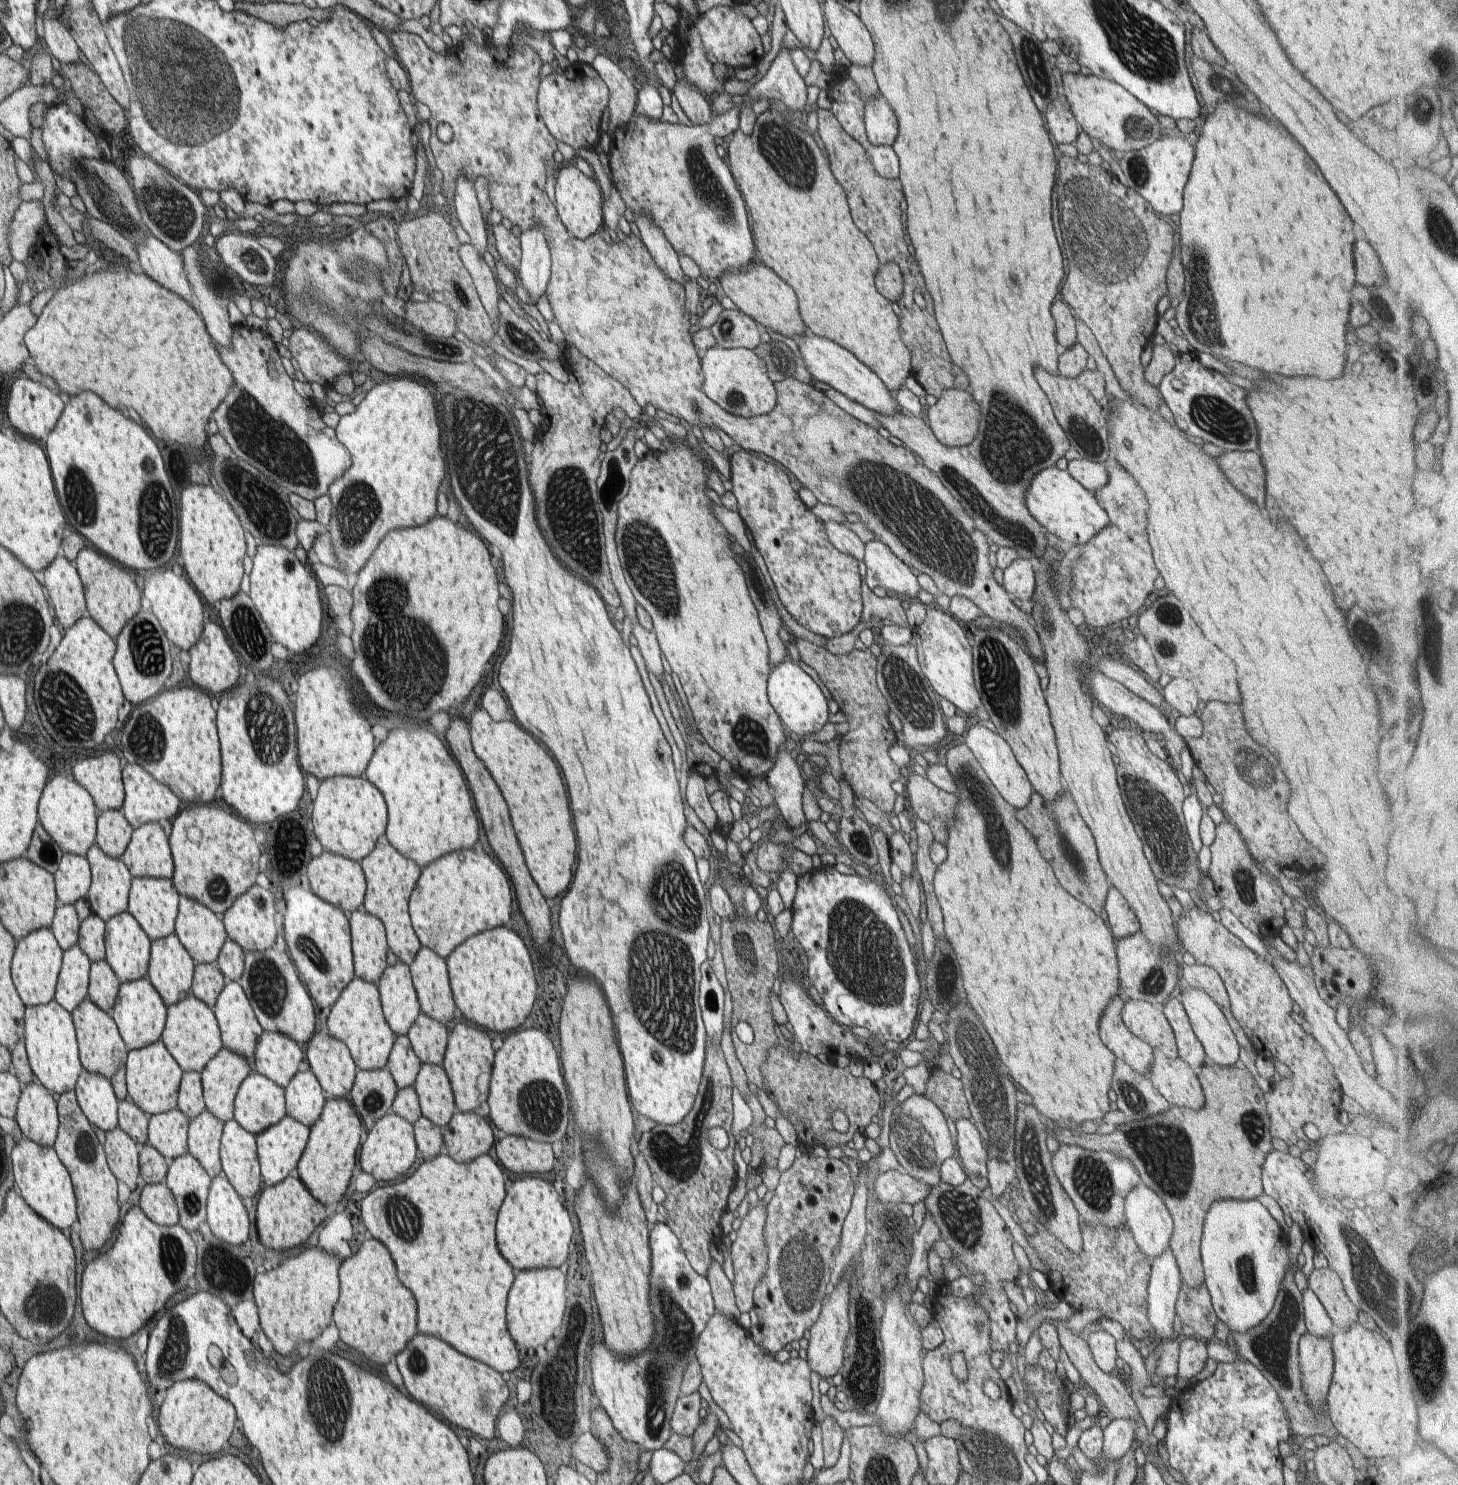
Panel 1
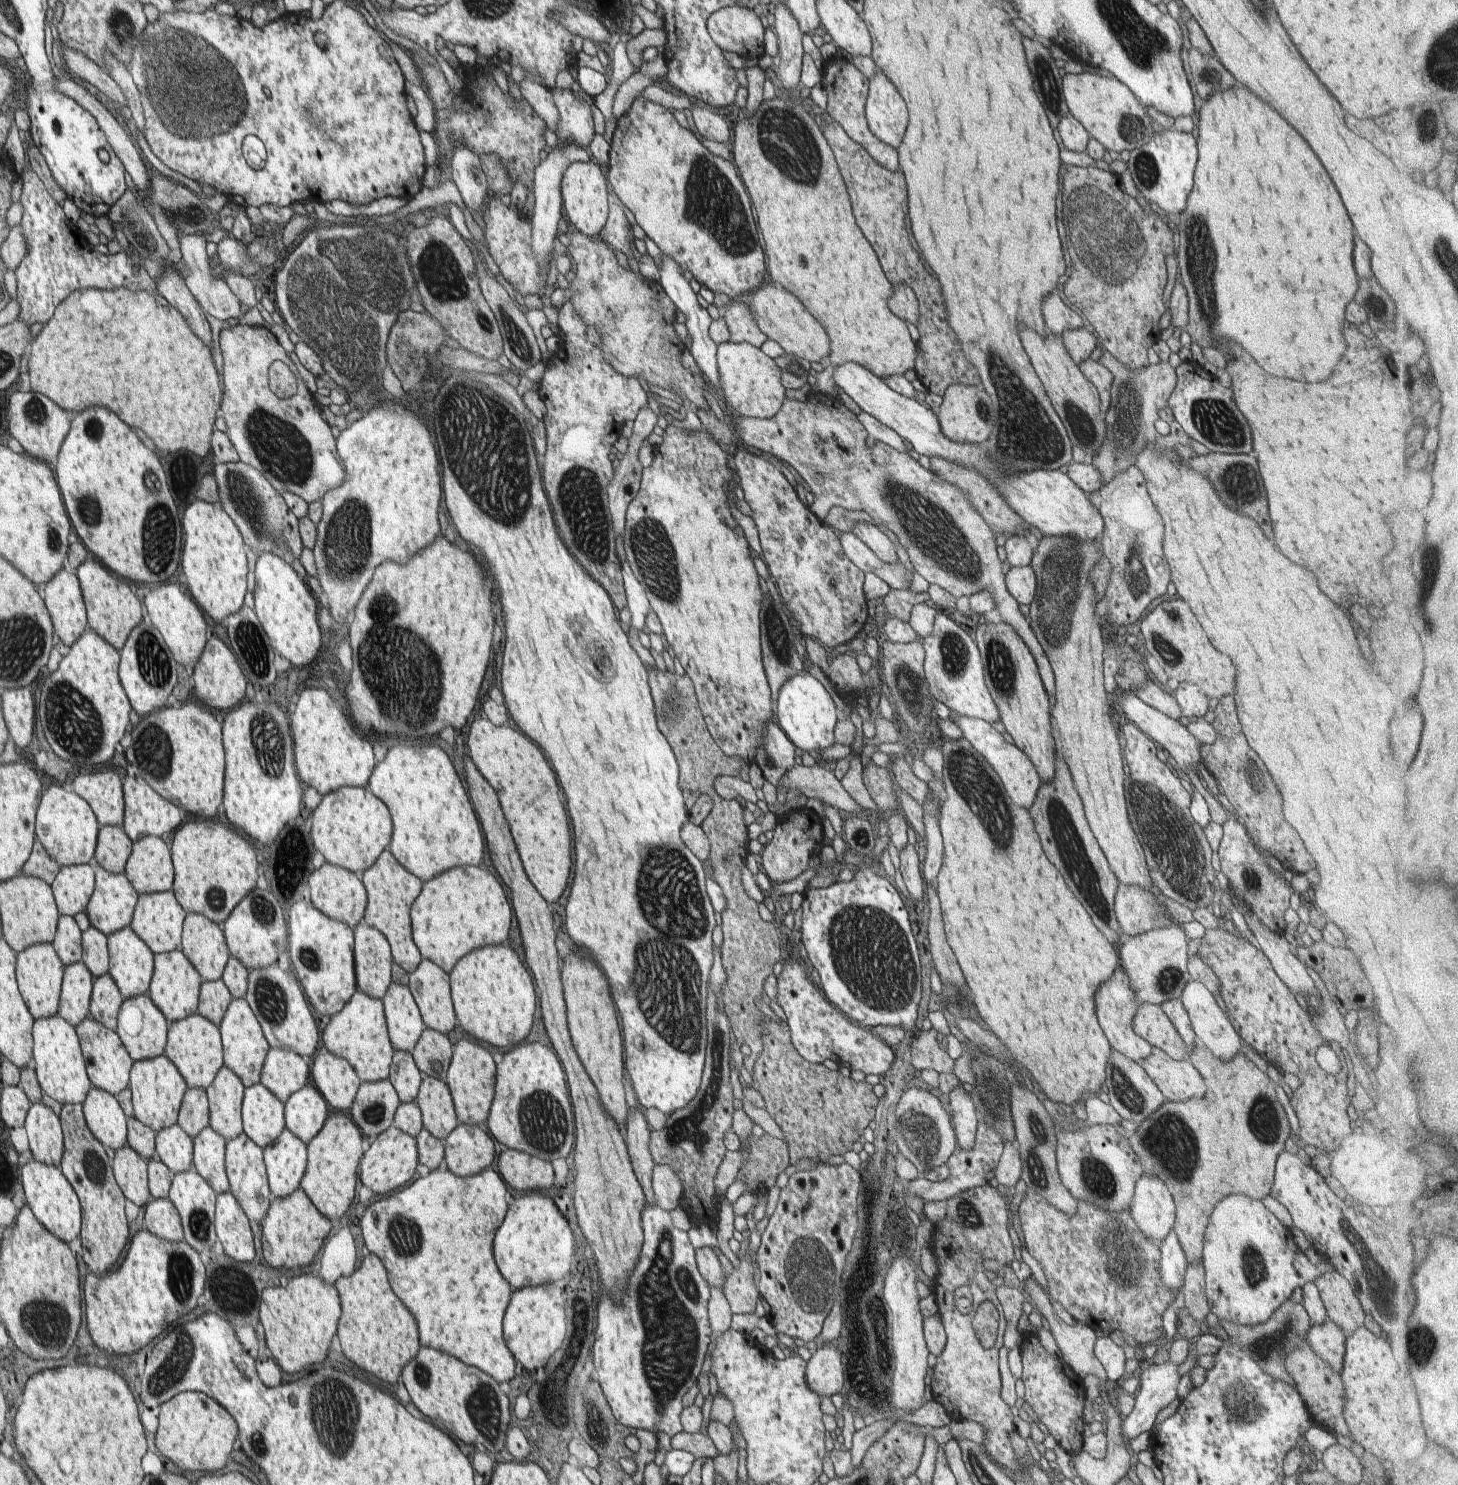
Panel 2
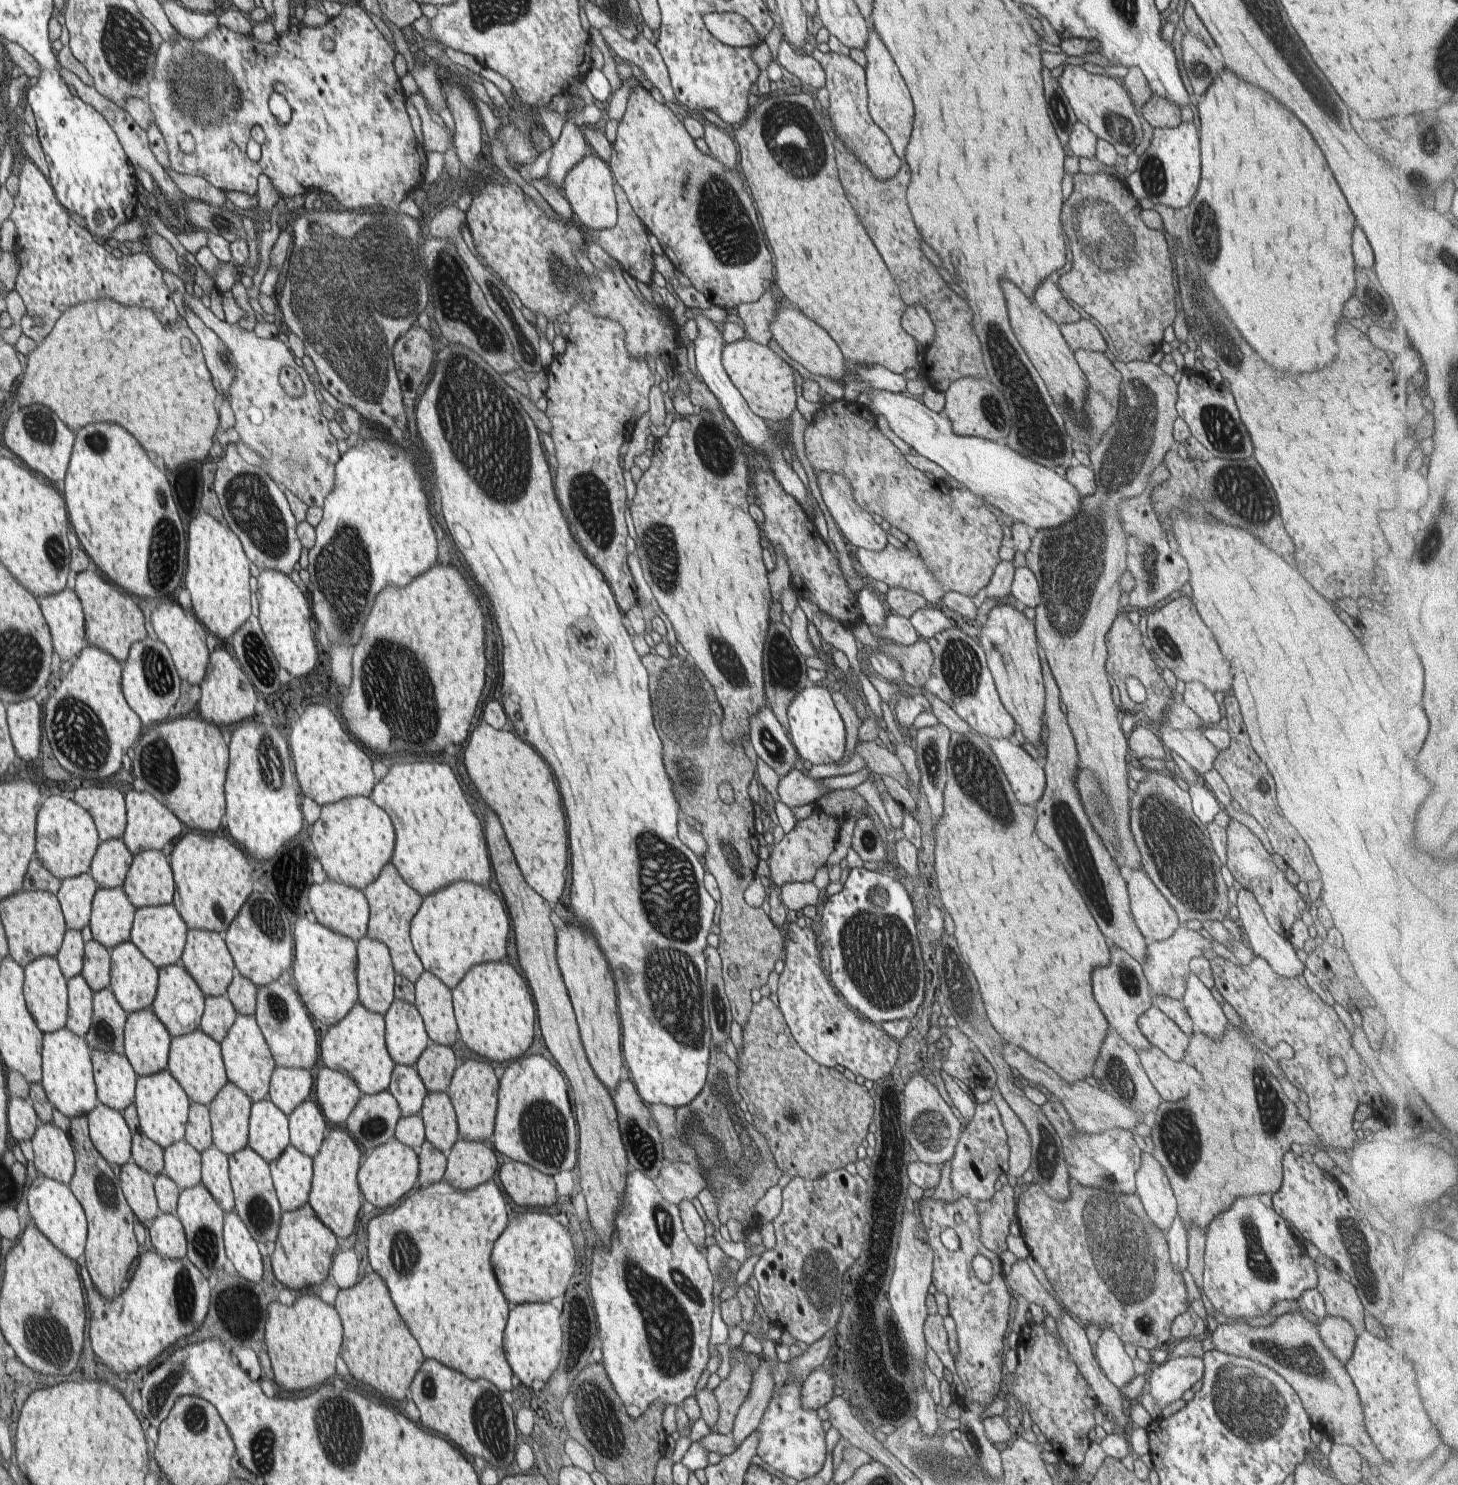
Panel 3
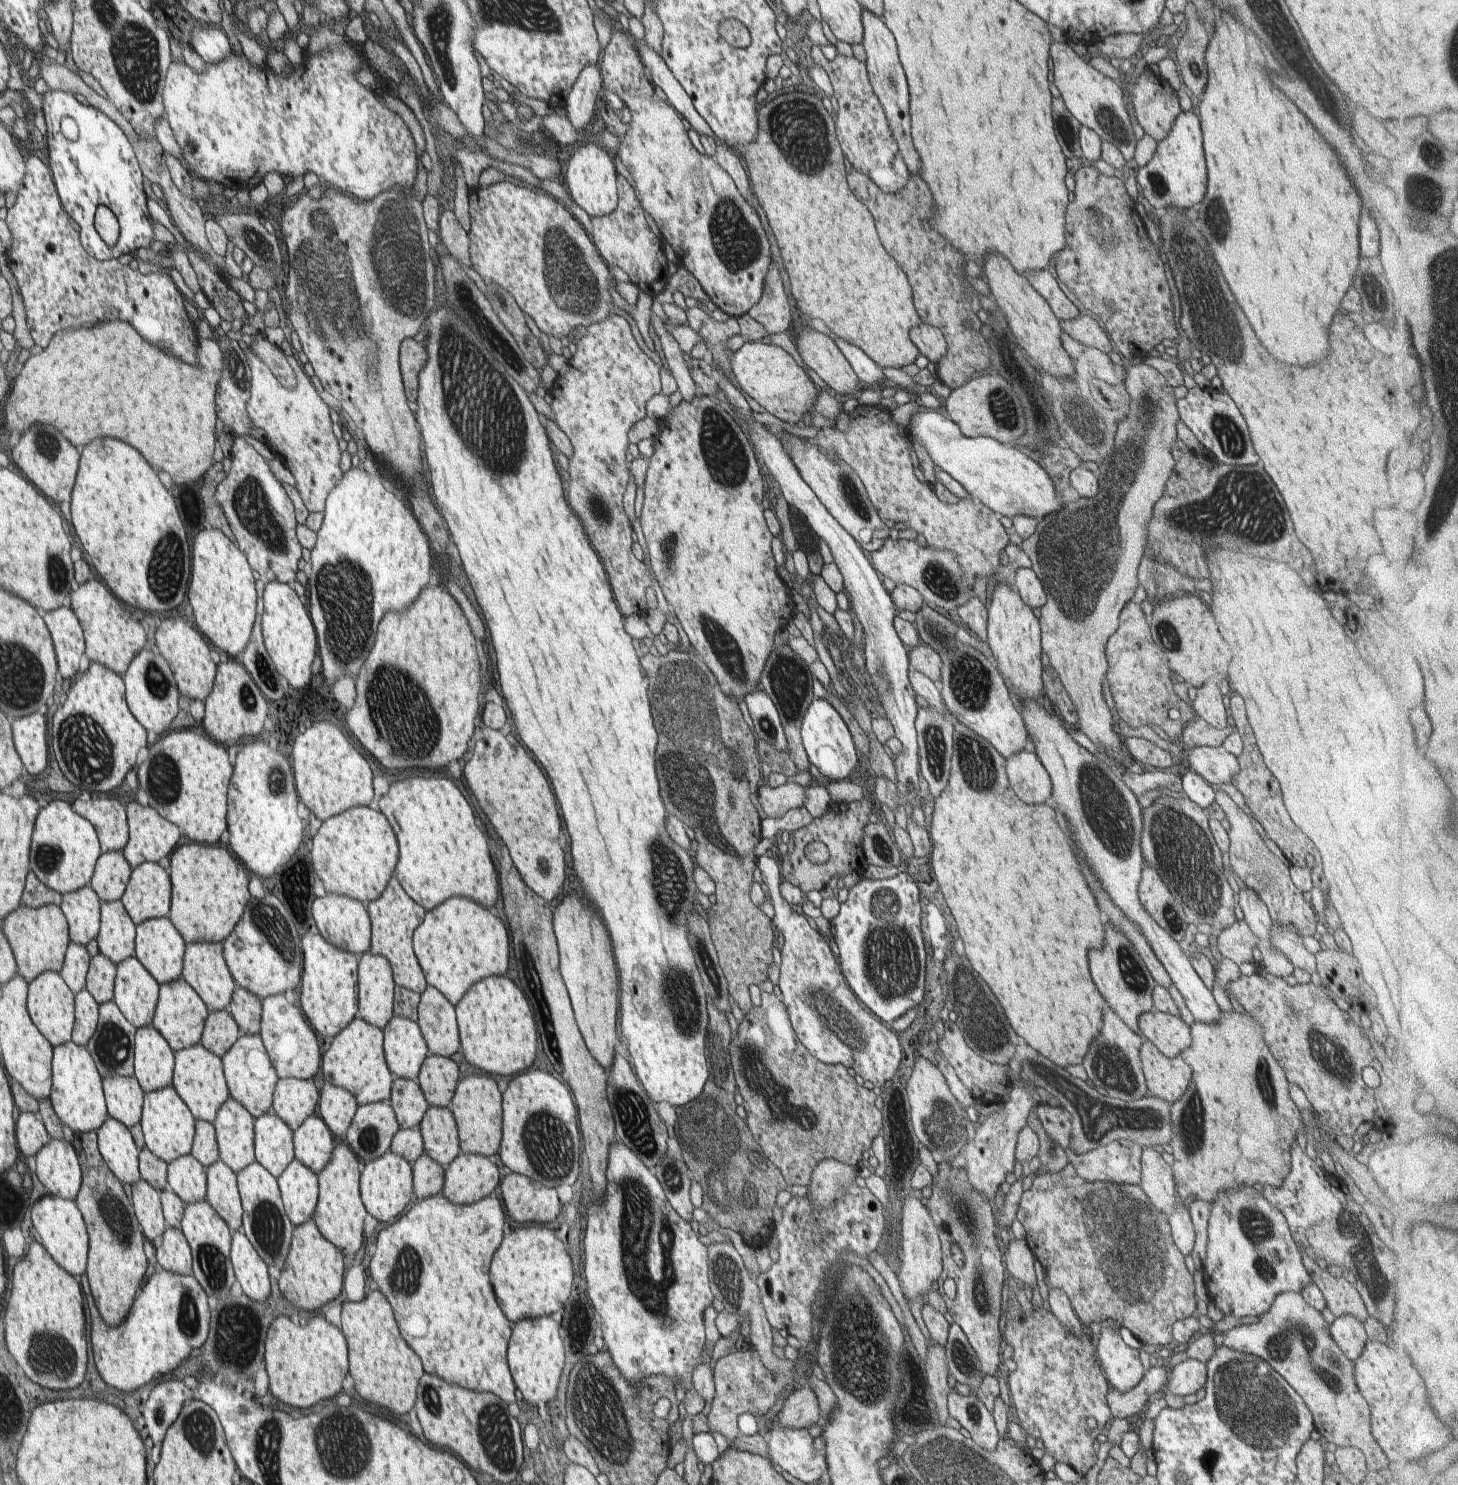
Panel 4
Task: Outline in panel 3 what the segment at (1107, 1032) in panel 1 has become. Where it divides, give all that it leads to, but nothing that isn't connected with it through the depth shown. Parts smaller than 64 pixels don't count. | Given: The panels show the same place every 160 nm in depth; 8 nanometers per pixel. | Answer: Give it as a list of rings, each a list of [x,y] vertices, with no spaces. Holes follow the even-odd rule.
[[[1110,944],[1109,951],[1110,962],[1094,970],[1092,974],[1094,998],[1102,1009],[1110,1028],[1114,1029],[1129,1045],[1136,1050],[1150,1048],[1150,1041],[1142,1034],[1137,1023],[1138,1017],[1154,1004],[1142,964],[1114,944]]]

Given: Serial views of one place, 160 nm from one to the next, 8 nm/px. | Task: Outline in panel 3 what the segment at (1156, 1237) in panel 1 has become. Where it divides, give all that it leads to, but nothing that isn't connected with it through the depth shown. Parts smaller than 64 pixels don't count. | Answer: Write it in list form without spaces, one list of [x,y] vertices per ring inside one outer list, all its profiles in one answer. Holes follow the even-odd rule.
[[[1152,1152],[1141,1153],[1141,1165],[1135,1176],[1137,1195],[1152,1224],[1166,1234],[1177,1214],[1177,1200],[1168,1175]]]

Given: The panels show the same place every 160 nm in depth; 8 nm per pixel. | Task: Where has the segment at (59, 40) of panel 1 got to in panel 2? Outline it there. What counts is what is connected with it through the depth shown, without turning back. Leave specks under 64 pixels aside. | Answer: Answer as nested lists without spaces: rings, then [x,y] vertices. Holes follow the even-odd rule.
[[[62,44],[63,62],[69,73],[76,74],[96,86],[100,92],[104,92],[110,100],[121,106],[128,107],[127,98],[116,81],[100,68],[92,59],[83,55],[80,51],[75,51]]]

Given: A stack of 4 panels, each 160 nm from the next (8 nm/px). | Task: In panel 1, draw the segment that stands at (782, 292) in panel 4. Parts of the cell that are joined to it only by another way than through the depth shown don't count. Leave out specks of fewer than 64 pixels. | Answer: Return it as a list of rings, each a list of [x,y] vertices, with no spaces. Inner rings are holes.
[[[738,307],[723,309],[711,326],[716,346],[729,349],[744,347],[754,350],[760,343],[760,325]]]

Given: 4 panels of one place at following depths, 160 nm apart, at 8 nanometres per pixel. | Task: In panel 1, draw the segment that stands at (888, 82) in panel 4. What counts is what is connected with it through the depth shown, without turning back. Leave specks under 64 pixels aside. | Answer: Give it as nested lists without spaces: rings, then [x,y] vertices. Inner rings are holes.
[[[882,94],[868,97],[865,102],[865,131],[869,141],[875,145],[894,144],[898,134],[898,120],[892,106]]]

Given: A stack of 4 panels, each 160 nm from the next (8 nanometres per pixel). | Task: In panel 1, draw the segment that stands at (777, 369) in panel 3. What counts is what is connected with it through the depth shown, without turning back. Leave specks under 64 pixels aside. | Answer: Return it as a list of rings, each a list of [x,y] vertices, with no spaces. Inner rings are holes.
[[[710,347],[701,356],[703,391],[718,406],[739,417],[768,414],[777,405],[775,382],[768,376],[767,364],[752,349]]]

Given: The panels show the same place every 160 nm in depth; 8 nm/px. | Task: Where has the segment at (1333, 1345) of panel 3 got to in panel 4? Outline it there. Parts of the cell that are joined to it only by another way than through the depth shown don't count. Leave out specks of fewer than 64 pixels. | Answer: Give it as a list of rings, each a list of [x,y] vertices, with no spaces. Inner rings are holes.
[[[1352,1315],[1336,1317],[1329,1326],[1336,1347],[1340,1347],[1351,1361],[1362,1354],[1365,1344],[1377,1329],[1378,1325],[1367,1324]]]

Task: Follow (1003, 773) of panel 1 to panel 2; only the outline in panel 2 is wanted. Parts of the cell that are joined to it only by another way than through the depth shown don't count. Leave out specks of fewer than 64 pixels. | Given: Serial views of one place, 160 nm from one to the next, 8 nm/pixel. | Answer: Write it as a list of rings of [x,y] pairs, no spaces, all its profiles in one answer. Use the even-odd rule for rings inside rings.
[[[953,714],[951,719],[962,730],[962,738],[969,740],[970,744],[982,754],[995,770],[1009,800],[1020,808],[1030,809],[1036,800],[1042,780],[1027,754],[1024,754],[1016,745],[1008,743],[1004,736],[989,722],[958,714]]]

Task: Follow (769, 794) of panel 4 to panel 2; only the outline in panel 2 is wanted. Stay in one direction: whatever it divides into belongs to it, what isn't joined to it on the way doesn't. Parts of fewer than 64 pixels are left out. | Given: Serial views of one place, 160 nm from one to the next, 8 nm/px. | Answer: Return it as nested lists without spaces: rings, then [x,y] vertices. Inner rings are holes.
[[[795,764],[776,786],[777,802],[782,805],[786,804],[787,793],[797,790],[800,795],[816,798],[837,809],[846,810],[850,814],[867,815],[868,813],[844,792],[840,781],[834,775],[833,770],[822,768],[817,764],[811,767]]]

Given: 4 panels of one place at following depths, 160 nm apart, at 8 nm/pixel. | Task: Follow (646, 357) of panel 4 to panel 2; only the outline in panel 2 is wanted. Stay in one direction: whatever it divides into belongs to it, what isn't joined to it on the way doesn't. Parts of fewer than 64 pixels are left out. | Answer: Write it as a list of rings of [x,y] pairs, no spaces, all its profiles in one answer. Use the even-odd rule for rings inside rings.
[[[566,301],[558,309],[560,349],[552,354],[541,382],[538,393],[546,405],[547,412],[543,420],[547,438],[547,450],[544,455],[546,490],[550,490],[550,502],[554,502],[554,518],[563,543],[572,556],[591,574],[594,580],[606,590],[616,608],[627,605],[625,586],[622,580],[621,562],[612,550],[611,532],[613,522],[609,511],[608,485],[613,481],[615,462],[611,460],[612,446],[620,438],[621,425],[626,420],[635,421],[642,408],[651,405],[638,377],[627,377],[607,361],[603,355],[603,336],[593,326],[587,325],[576,312],[573,302]]]

